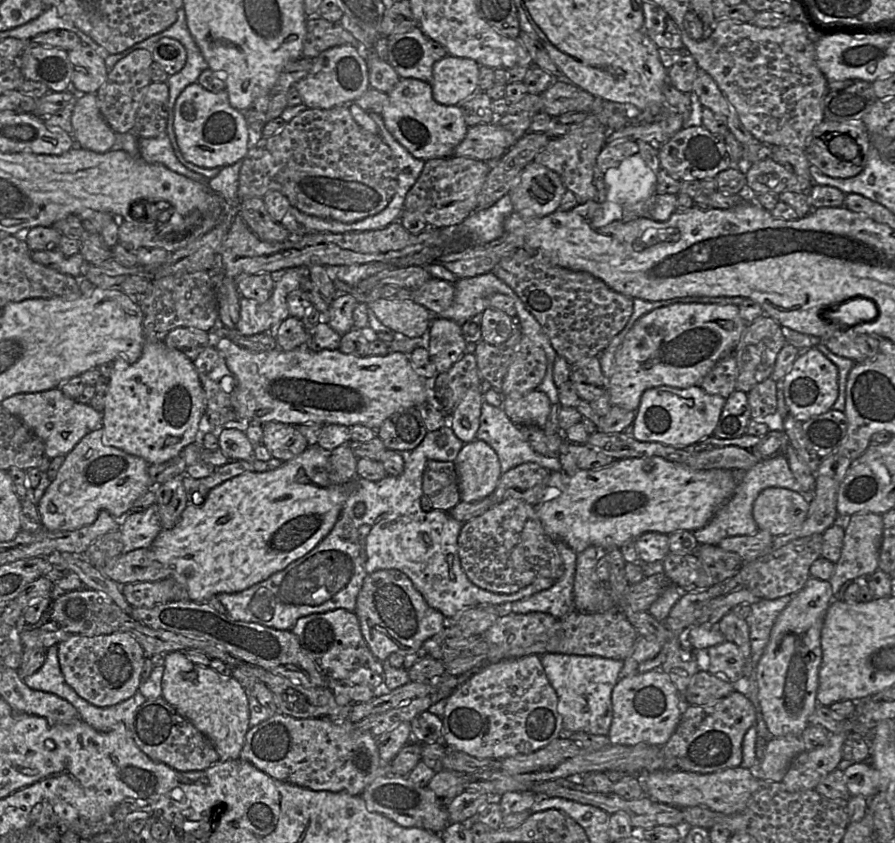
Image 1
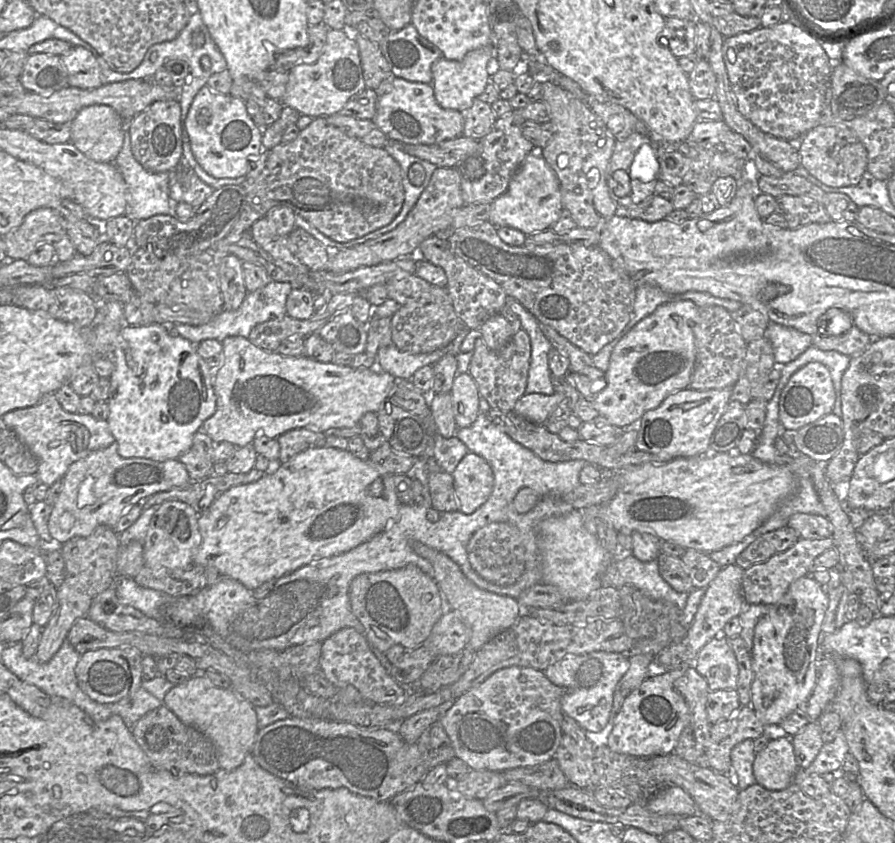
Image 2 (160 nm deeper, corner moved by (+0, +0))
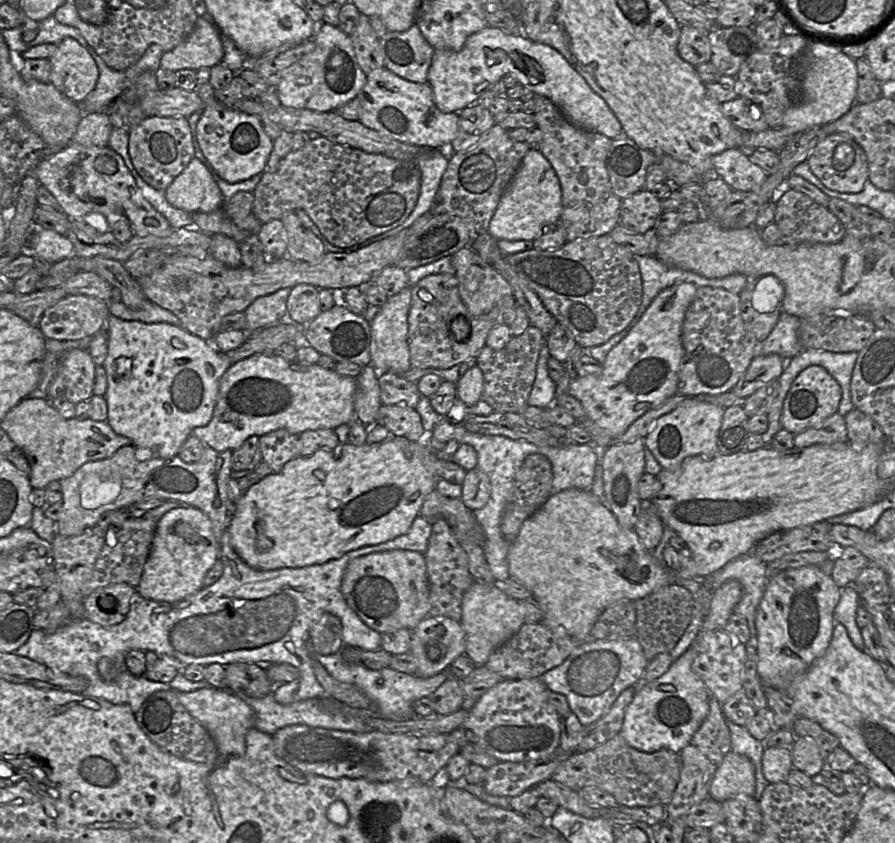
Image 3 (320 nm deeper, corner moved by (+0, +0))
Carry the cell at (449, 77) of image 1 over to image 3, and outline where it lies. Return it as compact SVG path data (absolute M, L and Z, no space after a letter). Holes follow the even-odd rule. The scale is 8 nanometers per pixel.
M487 25L479 32L470 35L459 51L436 49L428 70L428 84L432 88L435 104L441 112L459 113L464 108L474 104L482 93L507 74L515 77L518 83L535 94L550 99L574 126L598 132L612 140L623 135L620 121L605 100L592 90L586 80L570 65L565 57L553 47L534 42L524 34L510 35L499 28Z

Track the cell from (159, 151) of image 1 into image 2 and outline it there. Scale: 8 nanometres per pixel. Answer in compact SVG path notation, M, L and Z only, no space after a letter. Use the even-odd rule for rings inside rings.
M182 159L168 172L169 196L175 202L184 202L197 209L213 193L213 187L204 183Z

